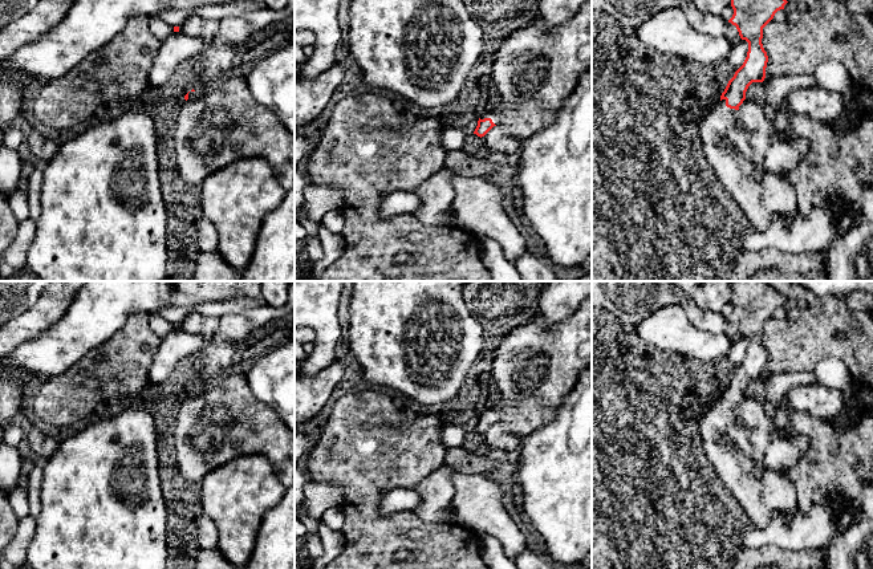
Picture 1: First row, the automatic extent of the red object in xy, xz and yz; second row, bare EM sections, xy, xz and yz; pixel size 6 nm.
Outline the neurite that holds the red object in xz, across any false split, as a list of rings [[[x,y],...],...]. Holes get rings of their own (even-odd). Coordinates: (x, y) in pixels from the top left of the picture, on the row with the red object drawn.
[[[592,0],[560,25],[547,25],[536,17],[507,37],[496,52],[492,80],[496,84],[499,99],[490,111],[480,115],[474,134],[482,138],[494,126],[500,125],[509,137],[528,139],[555,121],[581,74],[590,69]]]

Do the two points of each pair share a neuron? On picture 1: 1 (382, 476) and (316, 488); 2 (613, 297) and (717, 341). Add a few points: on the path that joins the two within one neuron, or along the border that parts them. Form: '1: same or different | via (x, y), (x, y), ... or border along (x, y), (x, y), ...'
1: different | border along (312, 479), (336, 484), (341, 490), (342, 503)
2: different | border along (682, 307), (662, 305), (633, 329)

